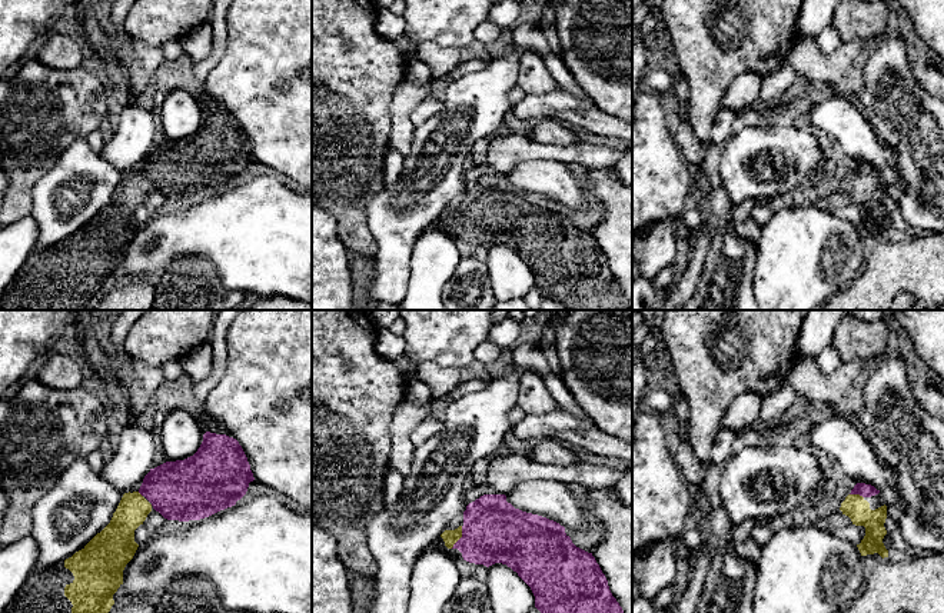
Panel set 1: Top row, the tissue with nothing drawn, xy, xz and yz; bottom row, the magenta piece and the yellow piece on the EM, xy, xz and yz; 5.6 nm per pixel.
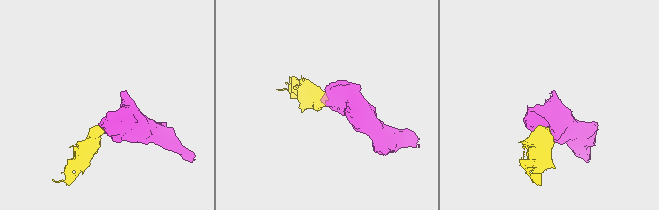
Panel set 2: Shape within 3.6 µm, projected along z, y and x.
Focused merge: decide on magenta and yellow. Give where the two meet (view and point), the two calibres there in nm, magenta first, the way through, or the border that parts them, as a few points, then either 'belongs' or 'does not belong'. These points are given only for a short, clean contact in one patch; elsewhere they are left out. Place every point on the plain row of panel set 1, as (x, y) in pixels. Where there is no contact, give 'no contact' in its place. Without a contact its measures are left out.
meets magenta in xz at (461, 217); 360 nm thick on the magenta side, 80 nm on the other; runs through xz (494, 212), (487, 217), (461, 217), (449, 216); belongs

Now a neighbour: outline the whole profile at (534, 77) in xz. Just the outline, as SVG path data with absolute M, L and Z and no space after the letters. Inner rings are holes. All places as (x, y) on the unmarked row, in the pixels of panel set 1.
M526 51L521 56L516 84L526 94L546 94L559 89L542 56L534 51Z

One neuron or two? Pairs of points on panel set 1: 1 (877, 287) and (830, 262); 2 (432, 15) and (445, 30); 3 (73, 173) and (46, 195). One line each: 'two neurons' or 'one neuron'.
1: two neurons
2: one neuron
3: one neuron

